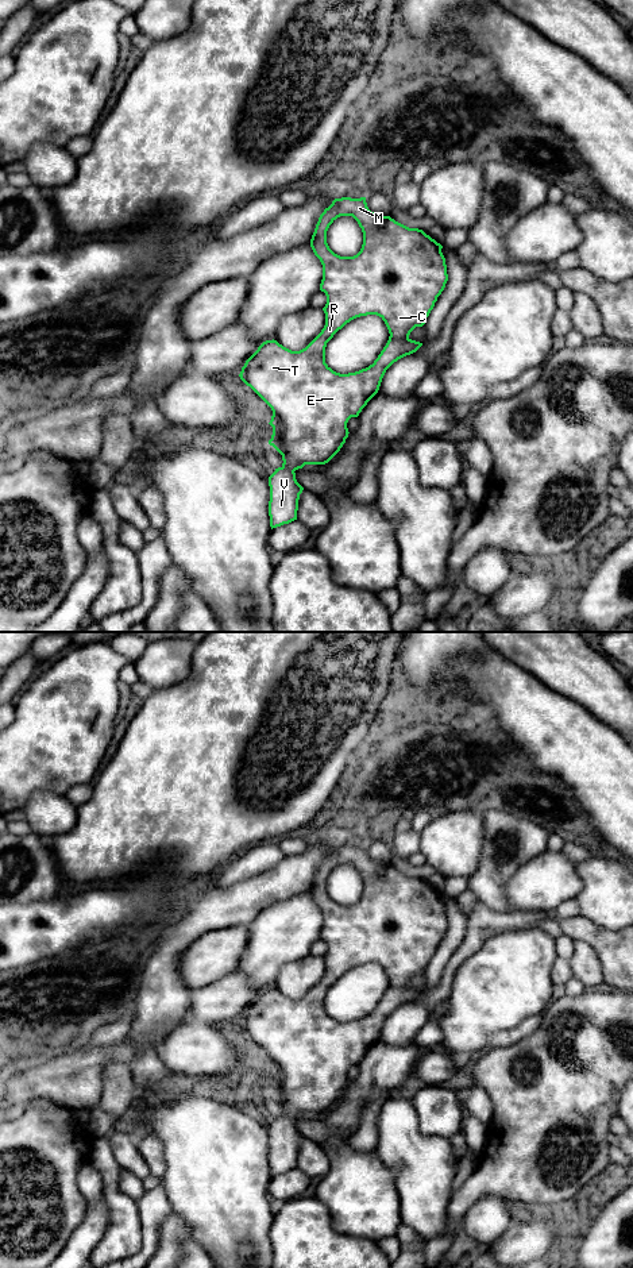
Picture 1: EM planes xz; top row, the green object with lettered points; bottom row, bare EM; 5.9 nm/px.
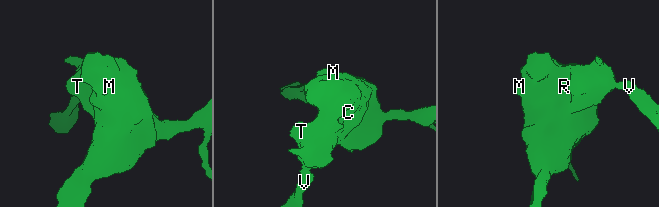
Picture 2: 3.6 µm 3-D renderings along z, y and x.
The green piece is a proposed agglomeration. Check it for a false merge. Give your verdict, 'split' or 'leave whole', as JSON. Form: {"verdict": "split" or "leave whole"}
{"verdict": "leave whole"}

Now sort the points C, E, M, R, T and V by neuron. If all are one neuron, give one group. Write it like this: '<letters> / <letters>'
C E M R T V

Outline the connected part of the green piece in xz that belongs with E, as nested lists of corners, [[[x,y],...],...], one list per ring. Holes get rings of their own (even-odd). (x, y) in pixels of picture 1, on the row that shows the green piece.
[[[366,197],[335,199],[320,215],[310,247],[323,265],[320,290],[327,296],[323,308],[324,328],[300,351],[292,351],[274,339],[263,342],[246,361],[239,374],[240,379],[271,408],[269,424],[273,427],[273,435],[269,444],[283,460],[269,477],[271,529],[297,520],[298,500],[304,487],[297,482],[294,471],[305,465],[328,463],[348,438],[348,420],[358,417],[378,393],[386,370],[422,346],[409,335],[416,327],[425,324],[448,281],[443,246],[422,230],[409,228],[390,216],[371,212]],[[340,216],[352,216],[362,228],[363,244],[354,257],[340,257],[327,243],[327,231]],[[367,315],[377,315],[385,321],[390,334],[386,346],[366,369],[348,374],[333,371],[325,363],[327,343],[347,323]]]

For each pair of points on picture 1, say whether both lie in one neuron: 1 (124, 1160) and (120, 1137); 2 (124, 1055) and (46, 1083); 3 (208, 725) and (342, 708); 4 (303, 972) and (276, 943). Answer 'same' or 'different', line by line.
1: same
2: same
3: same
4: different

